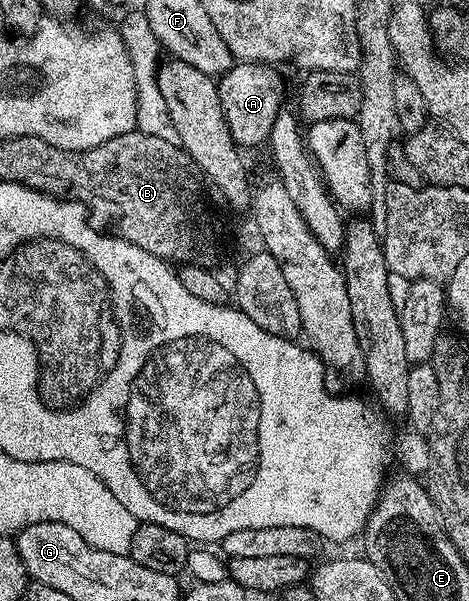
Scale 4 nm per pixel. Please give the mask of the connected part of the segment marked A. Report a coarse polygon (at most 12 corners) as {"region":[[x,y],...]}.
{"region":[[235,62],[217,81],[239,149],[265,145],[283,111],[282,76]]}

